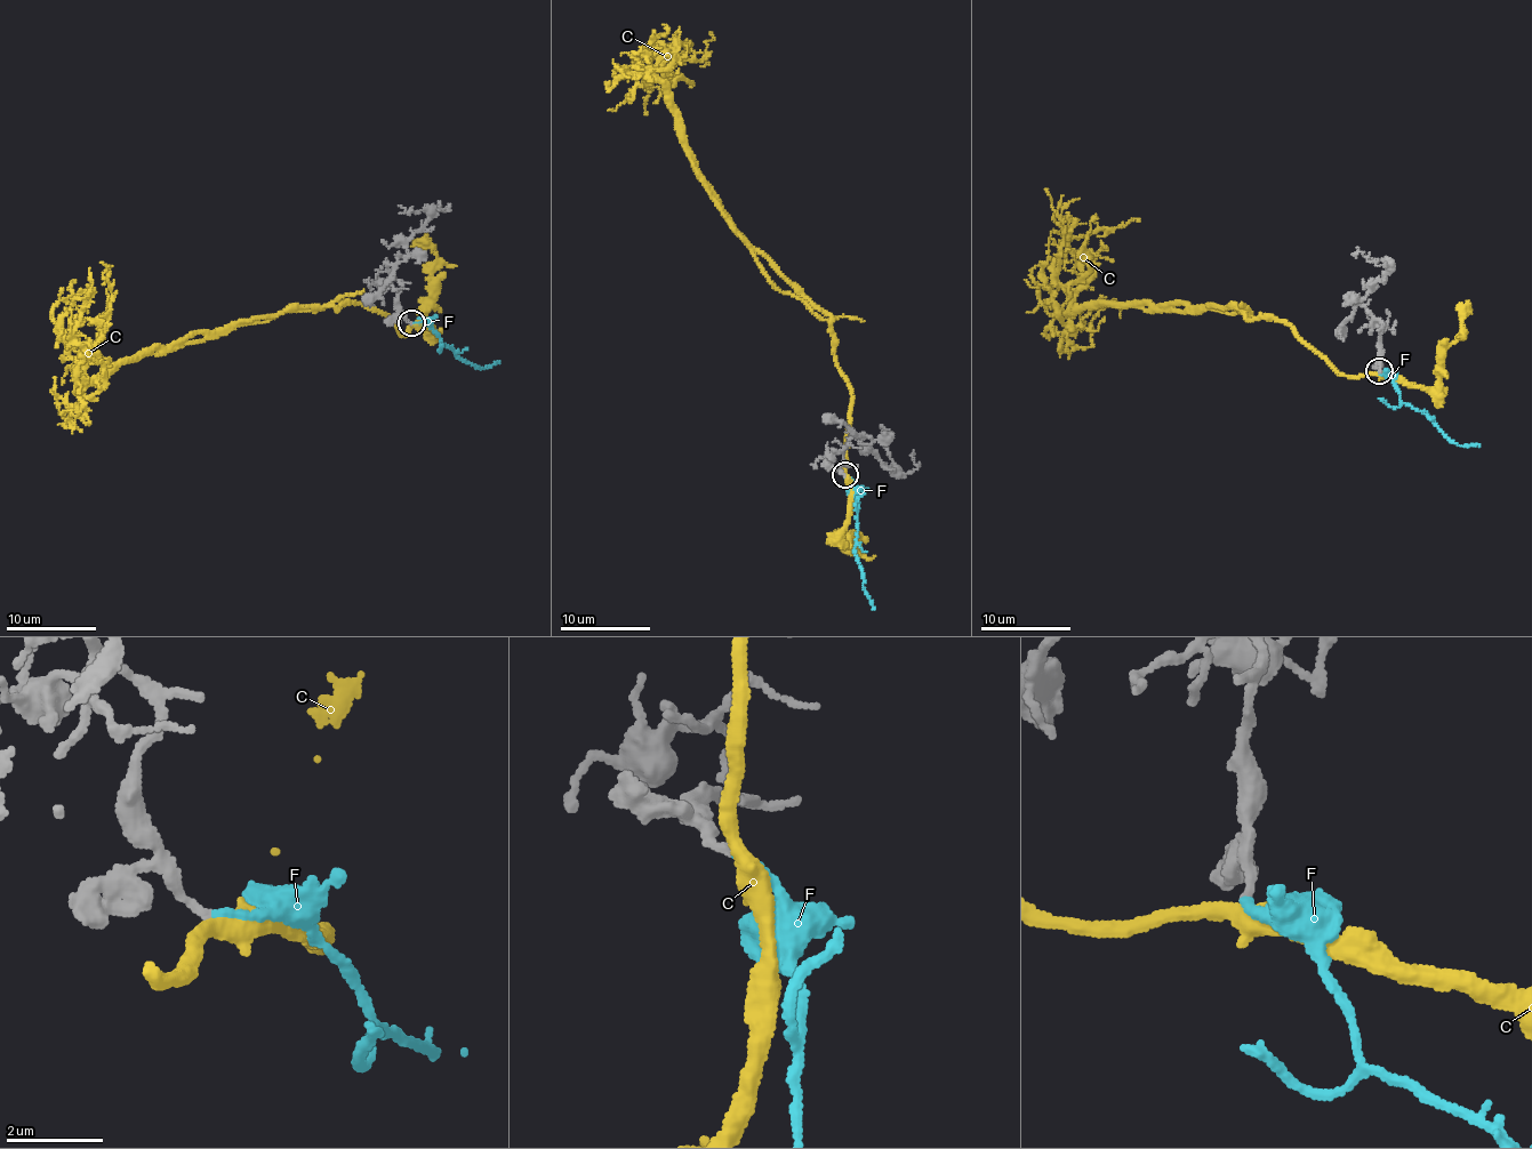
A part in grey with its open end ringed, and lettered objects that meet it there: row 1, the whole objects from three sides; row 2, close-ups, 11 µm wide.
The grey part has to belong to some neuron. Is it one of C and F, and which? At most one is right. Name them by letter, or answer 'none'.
F

